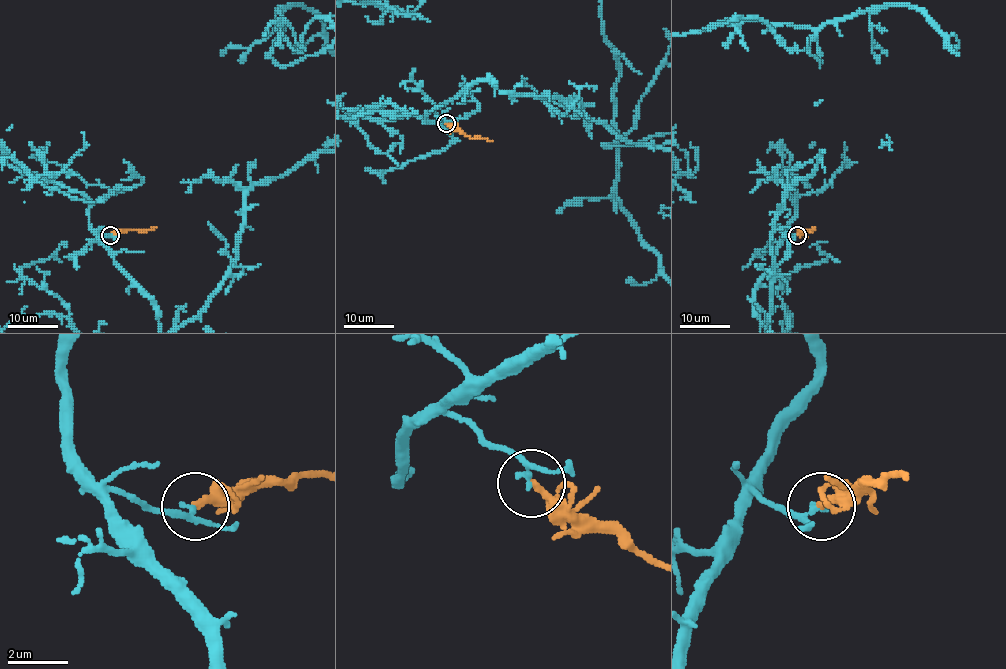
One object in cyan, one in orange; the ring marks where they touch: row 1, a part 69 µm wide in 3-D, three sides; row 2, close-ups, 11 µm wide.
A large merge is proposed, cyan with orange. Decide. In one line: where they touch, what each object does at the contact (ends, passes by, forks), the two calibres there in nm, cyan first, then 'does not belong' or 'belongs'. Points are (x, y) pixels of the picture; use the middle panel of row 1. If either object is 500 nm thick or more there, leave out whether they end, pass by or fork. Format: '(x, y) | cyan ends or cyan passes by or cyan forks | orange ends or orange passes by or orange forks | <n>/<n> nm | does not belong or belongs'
(446, 123) | cyan passes by | orange passes by | 150/170 nm | does not belong

